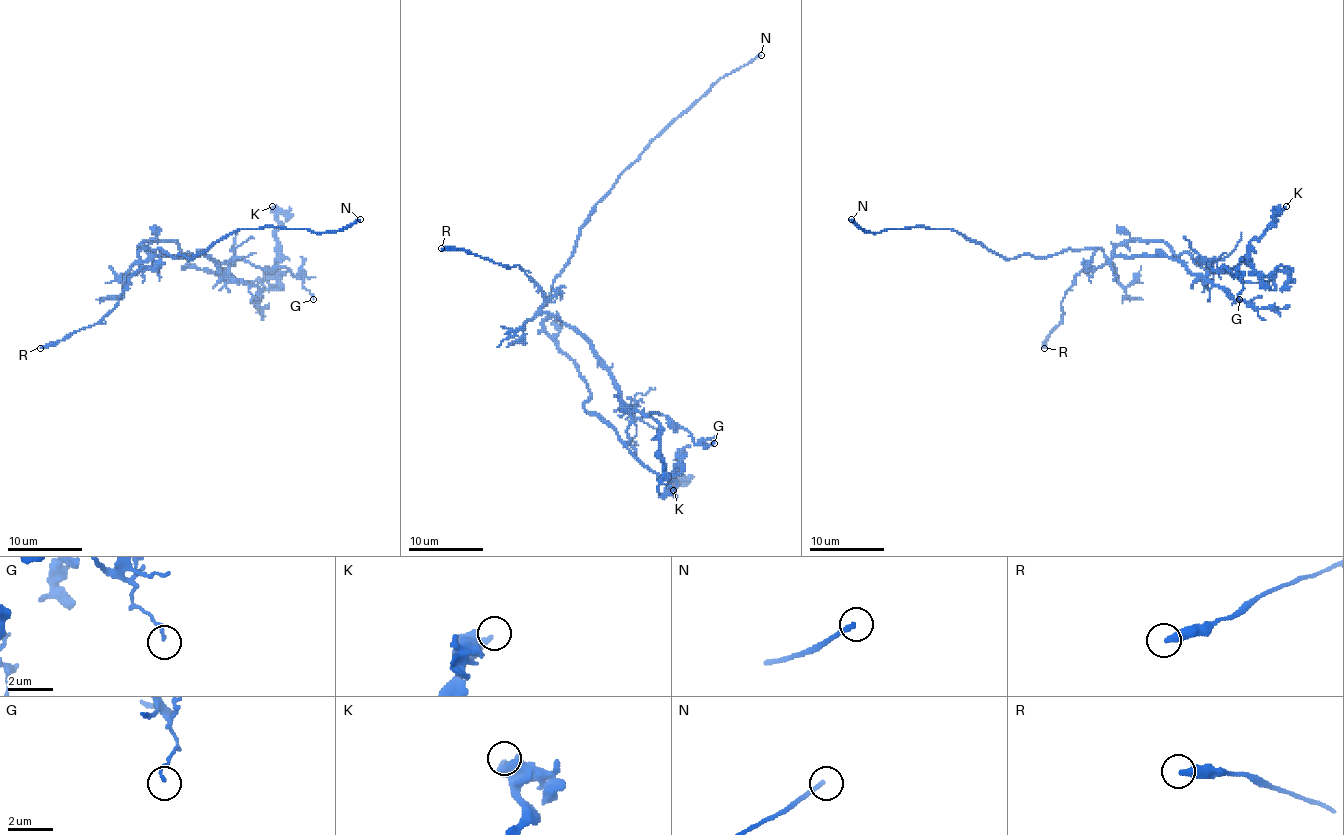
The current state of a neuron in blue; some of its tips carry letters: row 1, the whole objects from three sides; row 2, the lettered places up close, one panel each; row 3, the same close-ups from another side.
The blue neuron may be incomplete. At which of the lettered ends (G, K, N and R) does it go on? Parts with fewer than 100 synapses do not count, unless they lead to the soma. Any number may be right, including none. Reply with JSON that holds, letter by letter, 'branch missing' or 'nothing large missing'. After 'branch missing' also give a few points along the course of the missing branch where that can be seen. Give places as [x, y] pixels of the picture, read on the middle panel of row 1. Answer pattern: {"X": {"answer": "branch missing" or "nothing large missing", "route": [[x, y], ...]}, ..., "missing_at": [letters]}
{"G": {"answer": "nothing large missing"}, "K": {"answer": "nothing large missing"}, "N": {"answer": "branch missing"}, "R": {"answer": "nothing large missing"}, "missing_at": ["N"]}

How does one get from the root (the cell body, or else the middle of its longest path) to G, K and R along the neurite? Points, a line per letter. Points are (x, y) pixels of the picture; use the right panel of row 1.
G: (1107, 260), (1167, 255), (1204, 275), (1213, 258), (1213, 270), (1226, 268), (1239, 277), (1239, 299)
K: (1107, 260), (1118, 245), (1159, 240), (1204, 268), (1271, 281), (1273, 290), (1254, 268), (1250, 242), (1286, 206)
R: (1107, 260), (1098, 268), (1085, 268), (1074, 279), (1074, 284), (1061, 303), (1063, 318), (1048, 335), (1044, 348)

